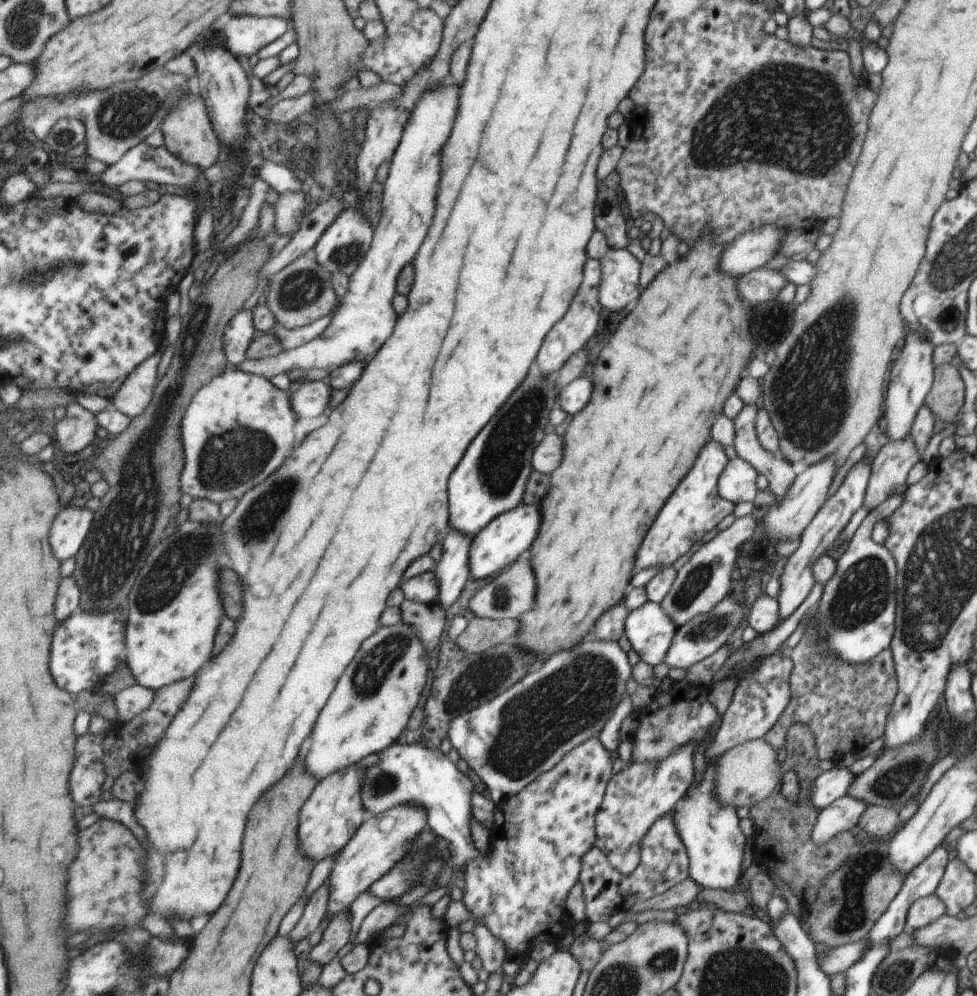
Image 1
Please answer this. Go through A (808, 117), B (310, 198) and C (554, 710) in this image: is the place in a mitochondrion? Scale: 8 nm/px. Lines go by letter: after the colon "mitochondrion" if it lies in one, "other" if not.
A: mitochondrion
B: other
C: mitochondrion

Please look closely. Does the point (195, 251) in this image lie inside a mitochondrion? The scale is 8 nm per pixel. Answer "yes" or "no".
no

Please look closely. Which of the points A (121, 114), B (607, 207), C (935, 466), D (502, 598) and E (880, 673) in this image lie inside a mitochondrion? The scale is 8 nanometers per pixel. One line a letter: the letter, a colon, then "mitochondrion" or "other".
A: mitochondrion
B: mitochondrion
C: other
D: mitochondrion
E: other

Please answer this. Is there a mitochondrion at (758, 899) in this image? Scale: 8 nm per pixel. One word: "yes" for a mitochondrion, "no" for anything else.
no

